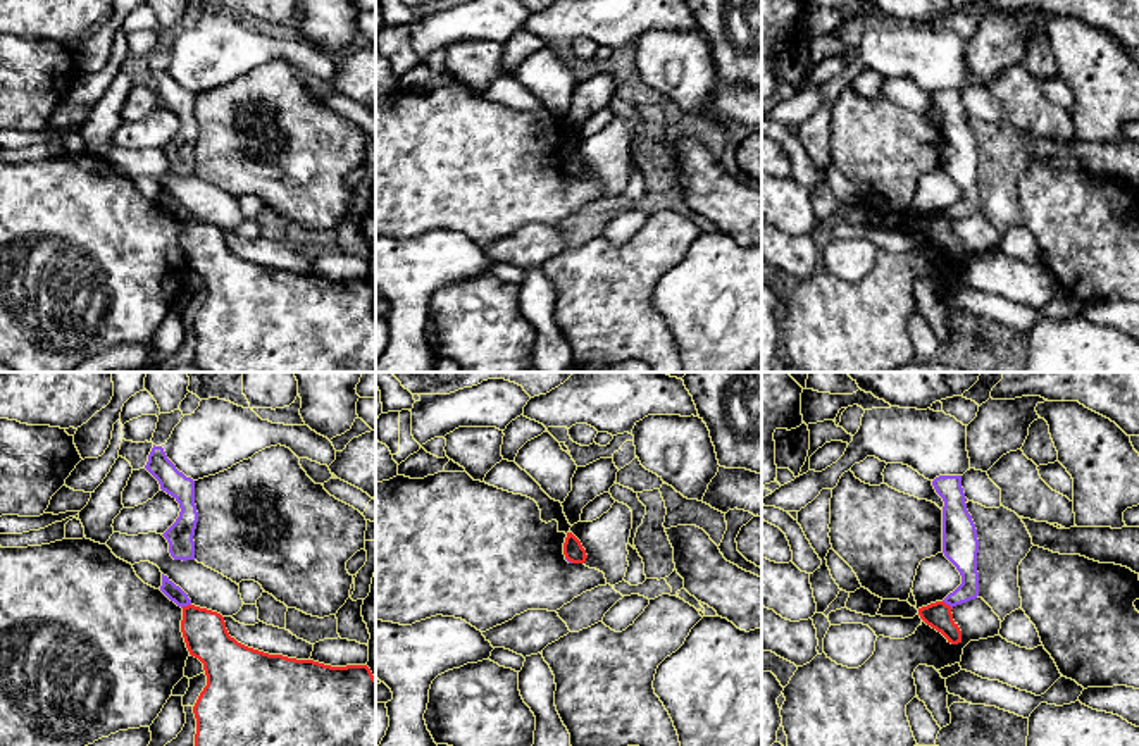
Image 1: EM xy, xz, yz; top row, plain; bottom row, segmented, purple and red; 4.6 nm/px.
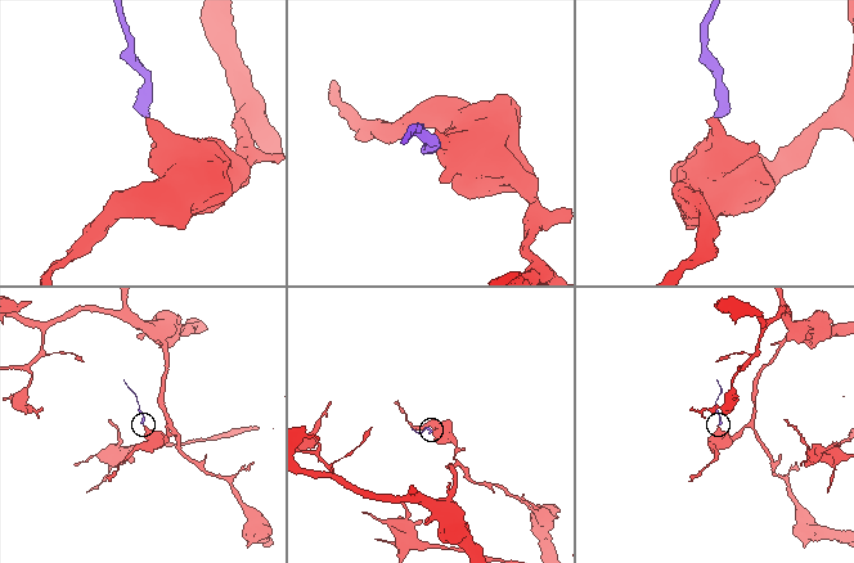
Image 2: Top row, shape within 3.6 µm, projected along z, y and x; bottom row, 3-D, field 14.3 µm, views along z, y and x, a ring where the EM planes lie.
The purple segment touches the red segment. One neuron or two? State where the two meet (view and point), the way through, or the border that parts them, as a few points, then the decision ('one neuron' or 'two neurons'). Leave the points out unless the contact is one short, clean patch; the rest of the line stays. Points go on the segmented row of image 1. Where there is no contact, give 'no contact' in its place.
meets purple in yz at (948, 603); border along yz (943, 600), (952, 609); two neurons

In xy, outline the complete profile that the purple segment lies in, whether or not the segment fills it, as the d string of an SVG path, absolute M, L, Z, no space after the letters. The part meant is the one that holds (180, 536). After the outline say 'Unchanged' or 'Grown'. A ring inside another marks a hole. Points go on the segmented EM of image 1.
M162 446L152 448L145 469L159 481L160 489L179 503L179 517L162 534L169 543L169 553L174 560L195 560L195 529L198 512L195 505L195 481L186 477L167 458Z. Unchanged

